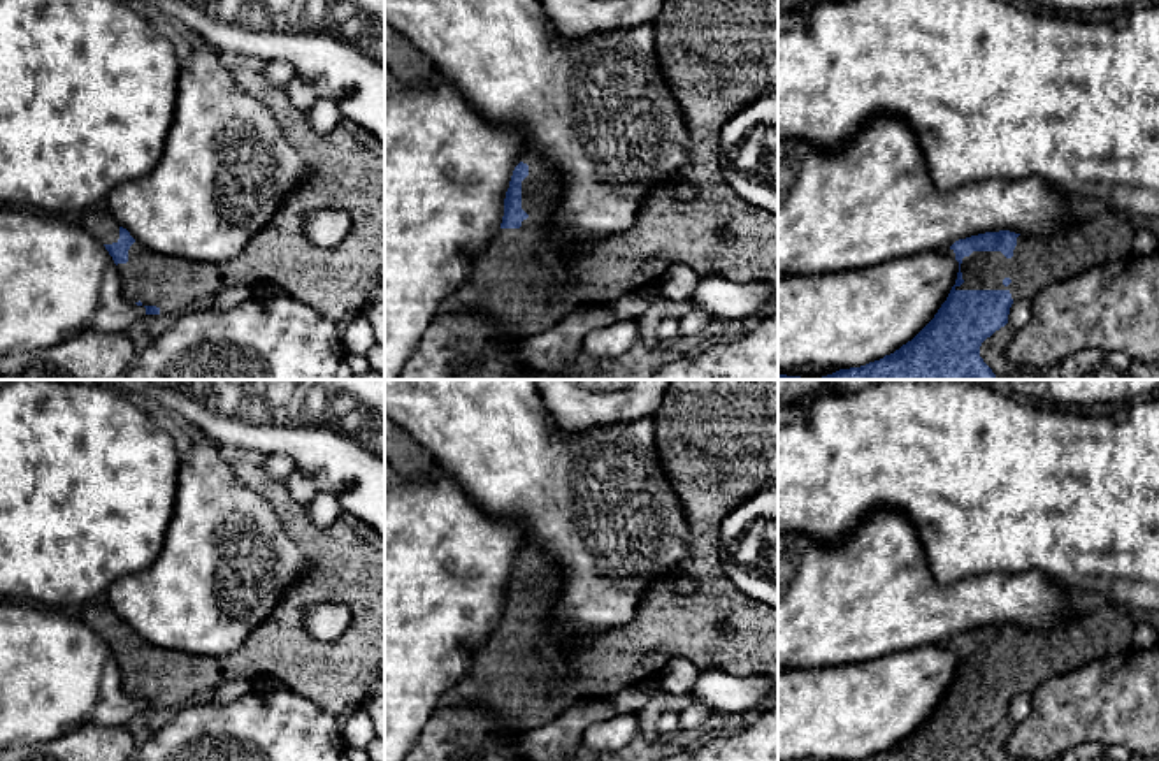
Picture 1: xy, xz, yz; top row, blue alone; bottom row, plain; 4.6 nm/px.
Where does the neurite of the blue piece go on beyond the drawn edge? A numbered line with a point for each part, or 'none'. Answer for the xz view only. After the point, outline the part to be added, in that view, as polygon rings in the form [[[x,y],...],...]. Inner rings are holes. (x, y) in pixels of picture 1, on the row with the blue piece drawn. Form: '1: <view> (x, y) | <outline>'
1: xz (719, 57) | [[[664,0],[653,21],[653,33],[662,74],[688,123],[690,169],[687,178],[695,195],[680,200],[651,192],[627,232],[611,234],[580,248],[567,269],[550,272],[541,265],[539,253],[546,225],[560,199],[560,179],[541,155],[525,151],[520,162],[529,165],[529,176],[522,181],[522,209],[529,218],[520,228],[497,228],[469,278],[441,302],[437,316],[474,311],[493,318],[513,339],[523,341],[553,329],[580,306],[609,304],[634,292],[655,288],[674,264],[685,264],[697,274],[720,274],[732,283],[764,283],[778,290],[778,214],[743,199],[725,181],[720,158],[722,127],[755,100],[778,91],[778,0]]]

